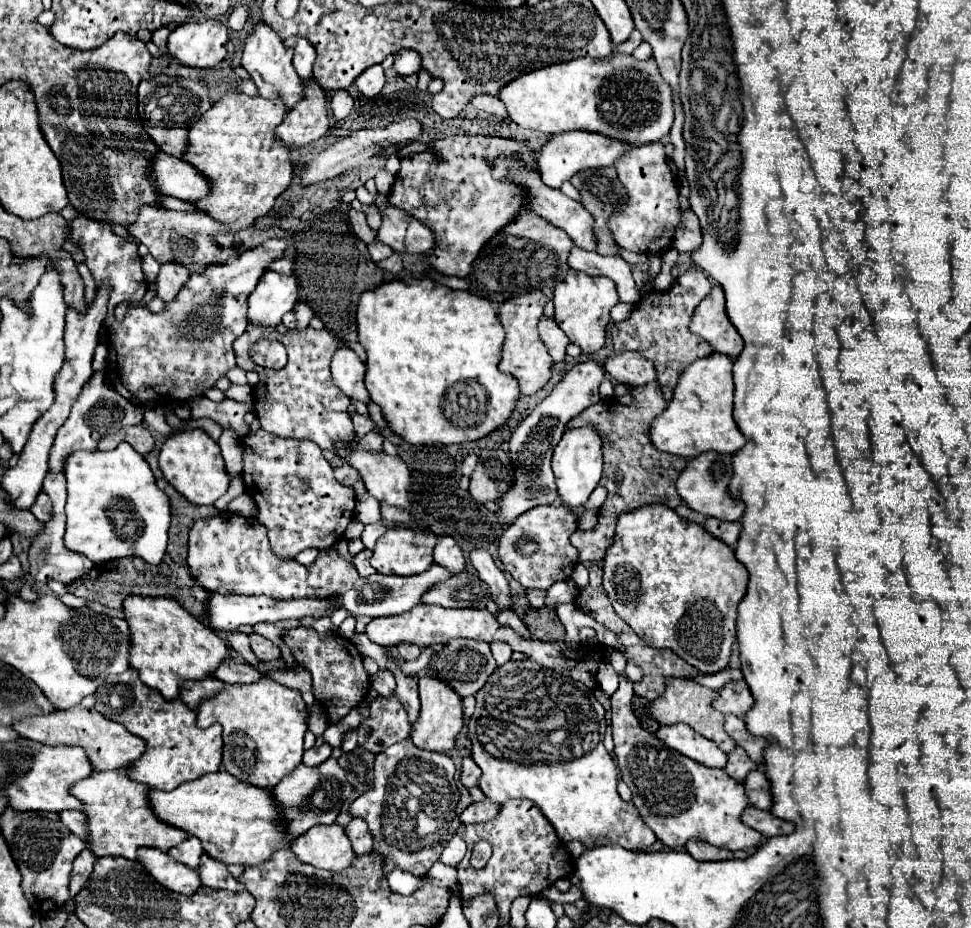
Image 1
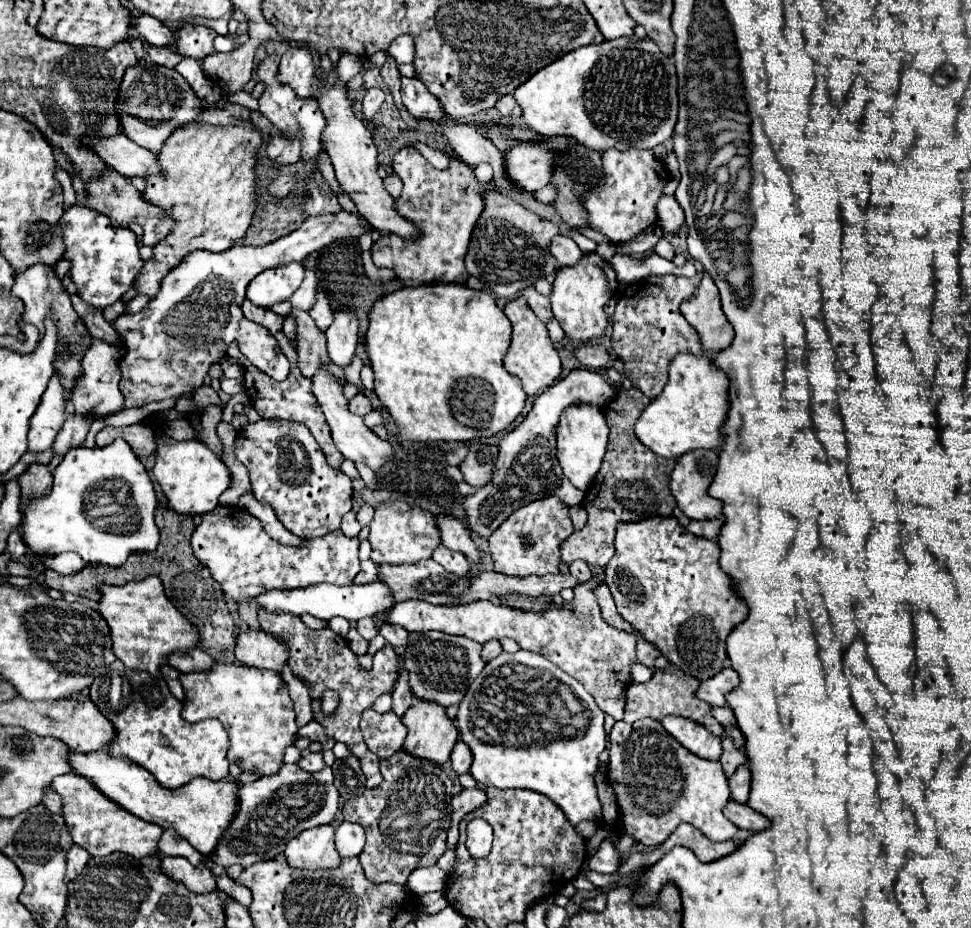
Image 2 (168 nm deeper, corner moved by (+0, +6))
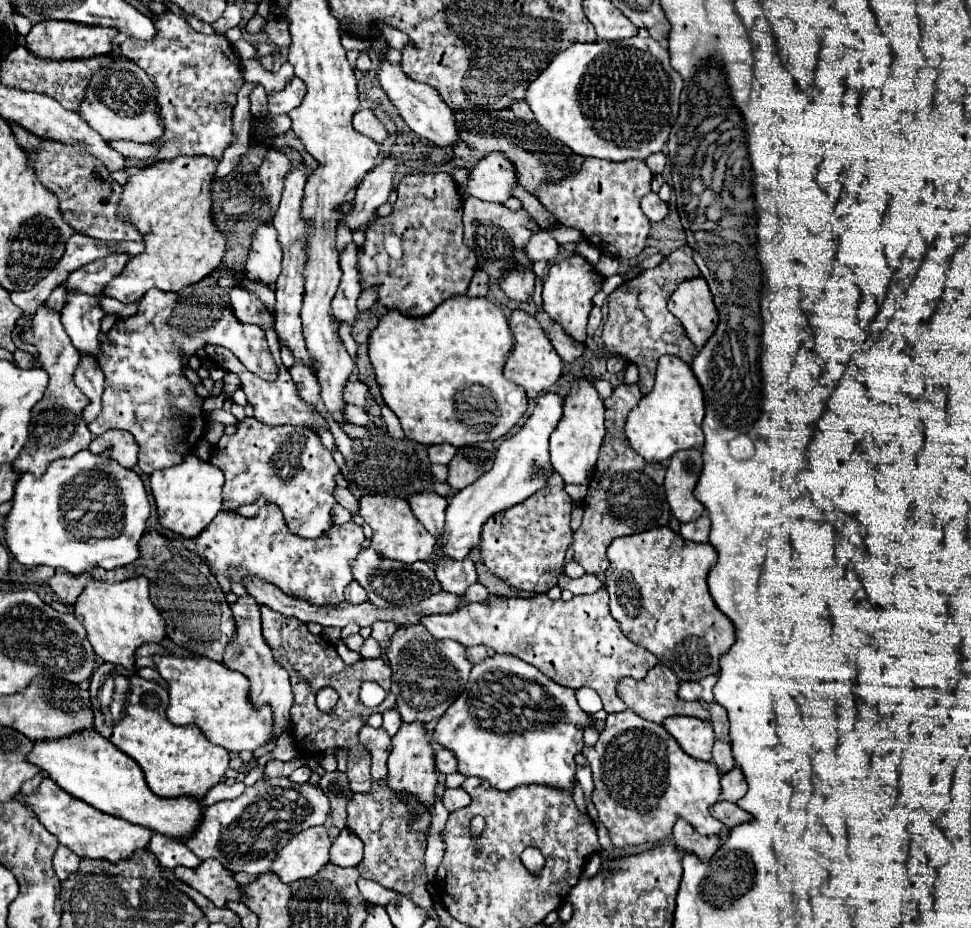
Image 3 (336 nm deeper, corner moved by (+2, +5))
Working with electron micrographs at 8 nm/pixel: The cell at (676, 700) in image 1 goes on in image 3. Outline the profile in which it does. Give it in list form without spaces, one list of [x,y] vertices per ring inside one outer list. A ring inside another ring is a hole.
[[[657,663],[641,681],[635,681],[631,677],[621,679],[617,683],[617,693],[627,703],[629,709],[633,709],[637,715],[641,715],[643,719],[649,719],[653,723],[663,723],[663,719],[673,717],[673,715],[691,715],[691,717],[699,717],[703,721],[709,721],[709,711],[699,701],[679,699],[677,687],[679,687],[677,675],[673,675],[673,671],[667,665]]]

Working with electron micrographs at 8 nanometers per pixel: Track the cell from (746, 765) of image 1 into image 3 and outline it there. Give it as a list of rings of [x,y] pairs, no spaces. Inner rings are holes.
[[[715,741],[713,745],[713,763],[717,765],[717,769],[721,773],[729,771],[735,767],[735,761],[733,761],[733,755],[731,755],[731,745],[725,743],[725,741]]]

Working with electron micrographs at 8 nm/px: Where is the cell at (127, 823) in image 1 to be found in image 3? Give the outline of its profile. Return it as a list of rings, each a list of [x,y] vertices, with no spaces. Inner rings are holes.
[[[47,777],[41,781],[35,793],[31,795],[17,795],[17,801],[21,801],[25,807],[29,807],[35,817],[41,821],[41,825],[53,833],[61,845],[69,847],[79,857],[89,859],[105,859],[109,863],[117,863],[123,857],[129,857],[135,849],[147,847],[149,837],[153,835],[149,829],[133,825],[129,821],[121,821],[113,815],[105,815],[99,809],[93,809],[91,805],[85,805],[83,801],[77,801],[75,797],[69,797],[65,791],[55,787],[55,781],[49,781]]]

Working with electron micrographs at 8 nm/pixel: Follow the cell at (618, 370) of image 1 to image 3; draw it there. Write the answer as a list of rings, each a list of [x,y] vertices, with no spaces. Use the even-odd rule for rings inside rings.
[[[551,323],[549,329],[547,329],[547,335],[549,335],[549,341],[551,341],[553,349],[557,351],[557,355],[565,363],[573,363],[575,359],[579,359],[583,355],[585,345],[573,341],[573,337],[569,337],[559,323]]]

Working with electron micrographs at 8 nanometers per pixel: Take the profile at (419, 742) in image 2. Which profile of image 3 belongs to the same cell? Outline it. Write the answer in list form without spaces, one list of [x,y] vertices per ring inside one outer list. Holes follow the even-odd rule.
[[[401,725],[397,735],[393,737],[393,751],[387,759],[389,777],[387,783],[395,793],[413,795],[421,805],[433,807],[435,805],[435,761],[433,761],[433,749],[429,743],[429,735],[425,733],[423,725]]]

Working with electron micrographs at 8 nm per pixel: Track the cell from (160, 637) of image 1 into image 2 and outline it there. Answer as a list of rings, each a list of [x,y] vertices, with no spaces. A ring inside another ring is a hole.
[[[157,576],[123,586],[99,586],[103,598],[99,612],[107,620],[113,638],[115,656],[131,670],[161,676],[161,666],[175,650],[191,650],[199,644],[199,630],[171,604]]]

